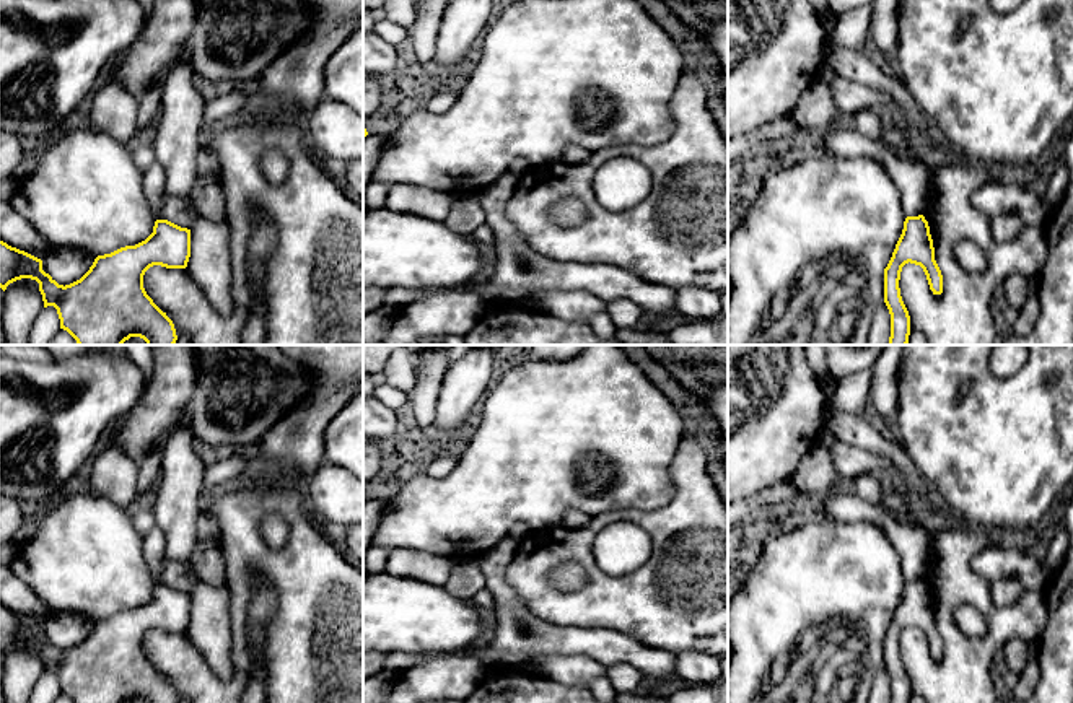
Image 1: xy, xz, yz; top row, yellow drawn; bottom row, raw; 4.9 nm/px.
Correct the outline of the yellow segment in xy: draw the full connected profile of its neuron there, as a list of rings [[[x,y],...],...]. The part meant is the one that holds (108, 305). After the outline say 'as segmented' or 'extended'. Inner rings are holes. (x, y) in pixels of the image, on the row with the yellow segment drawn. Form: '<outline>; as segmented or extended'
[[[156,220],[153,233],[135,246],[120,247],[98,255],[90,270],[70,285],[59,285],[42,270],[42,260],[0,241],[0,288],[21,278],[39,283],[44,308],[54,306],[60,329],[78,345],[122,345],[130,337],[140,337],[147,345],[174,345],[177,340],[173,321],[163,312],[143,288],[143,275],[153,265],[186,269],[191,257],[191,229],[168,220]]]; as segmented

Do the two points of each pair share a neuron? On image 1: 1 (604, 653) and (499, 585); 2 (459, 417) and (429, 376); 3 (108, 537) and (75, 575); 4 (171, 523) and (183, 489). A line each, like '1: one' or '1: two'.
1: one
2: two
3: one
4: one

